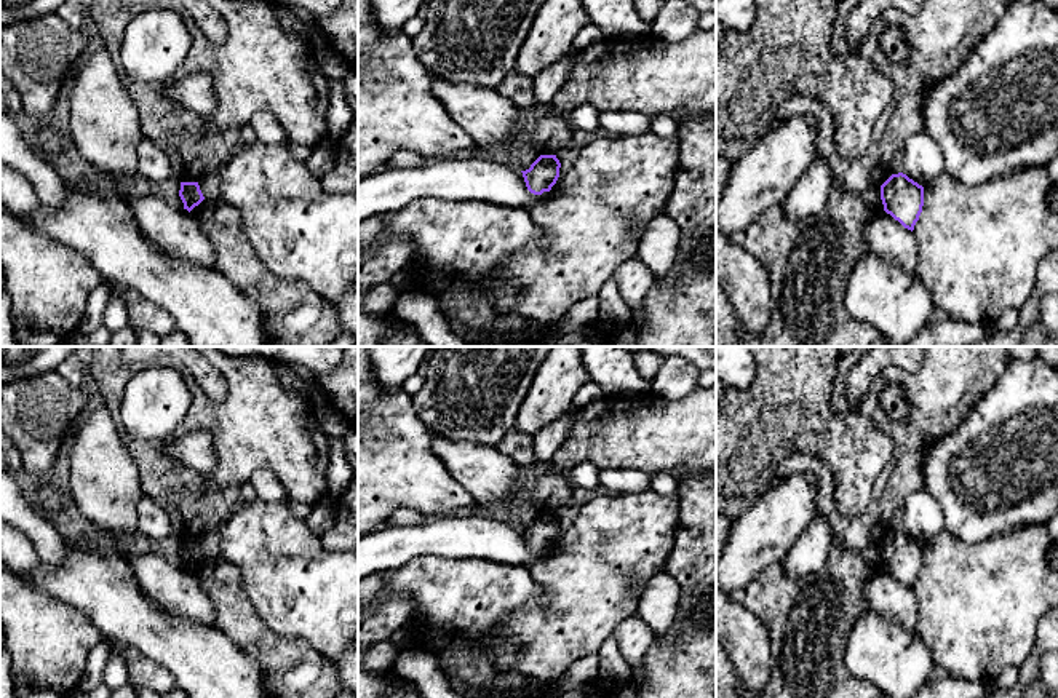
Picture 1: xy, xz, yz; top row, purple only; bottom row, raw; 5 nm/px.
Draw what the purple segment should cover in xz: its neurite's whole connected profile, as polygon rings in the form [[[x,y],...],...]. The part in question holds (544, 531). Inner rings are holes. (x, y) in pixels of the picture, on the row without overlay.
[[[540,513],[529,527],[521,529],[527,548],[534,553],[550,549],[559,535],[559,525],[556,513]]]

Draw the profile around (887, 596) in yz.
[[[884,567],[874,572],[865,581],[863,594],[869,604],[869,610],[916,634],[919,610],[914,591],[890,572]]]

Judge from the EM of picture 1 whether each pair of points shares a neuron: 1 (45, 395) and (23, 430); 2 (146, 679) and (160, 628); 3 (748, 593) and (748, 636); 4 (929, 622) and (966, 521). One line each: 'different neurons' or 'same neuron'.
1: same neuron
2: different neurons
3: different neurons
4: different neurons

